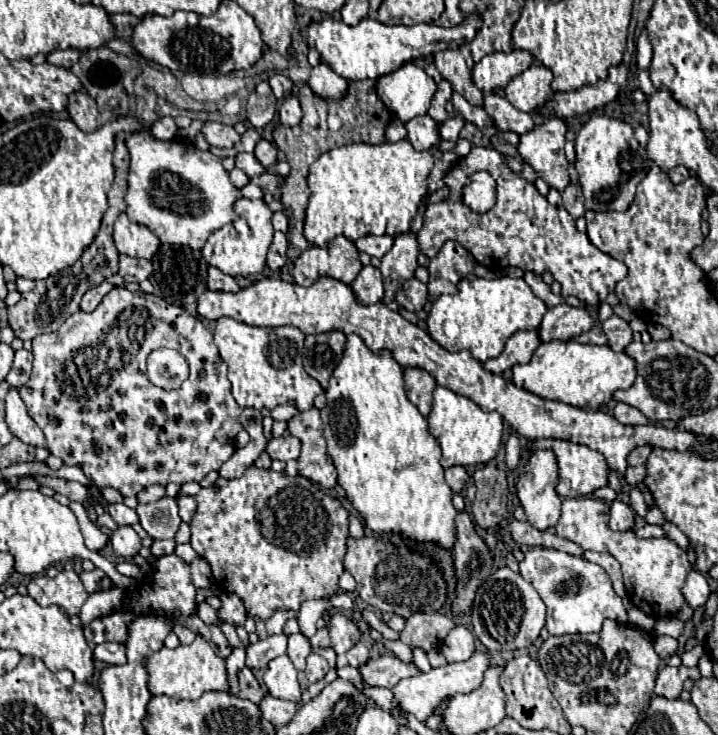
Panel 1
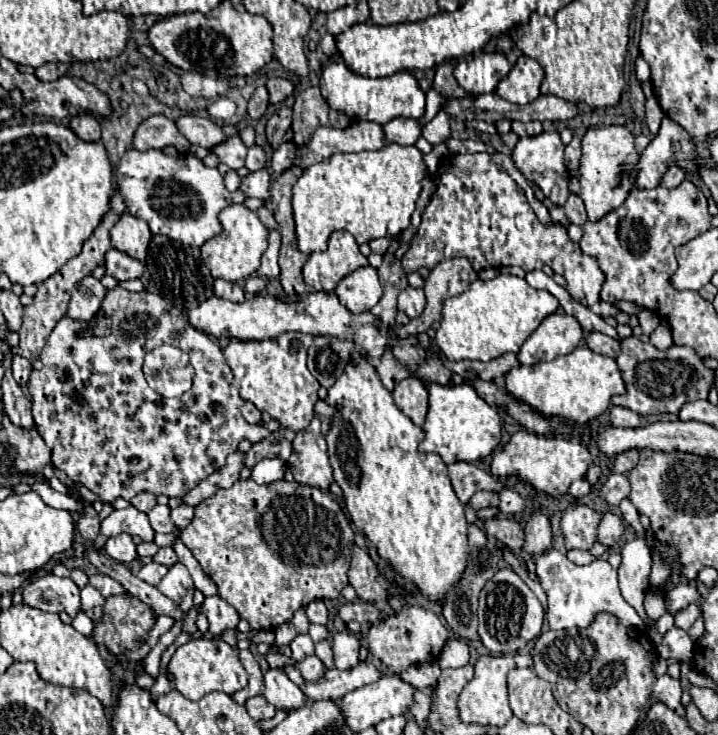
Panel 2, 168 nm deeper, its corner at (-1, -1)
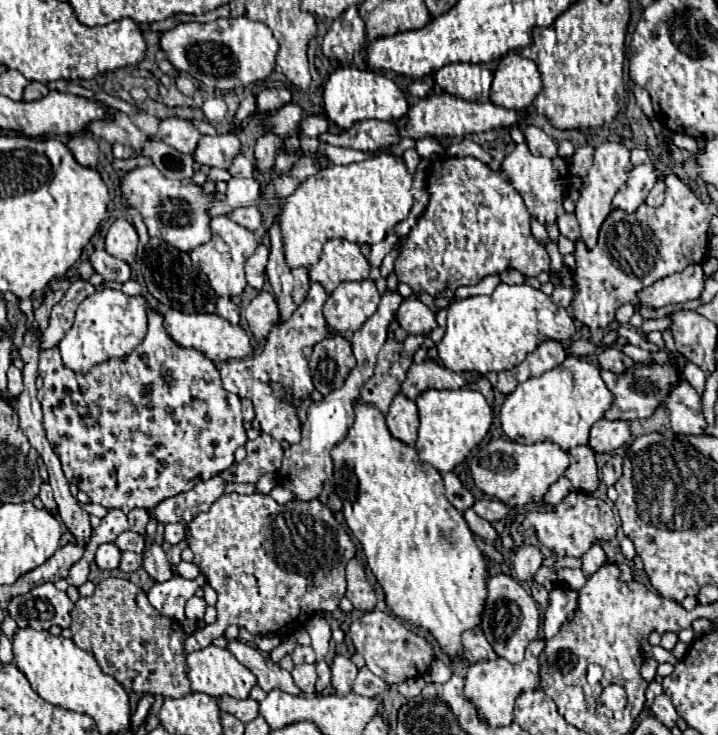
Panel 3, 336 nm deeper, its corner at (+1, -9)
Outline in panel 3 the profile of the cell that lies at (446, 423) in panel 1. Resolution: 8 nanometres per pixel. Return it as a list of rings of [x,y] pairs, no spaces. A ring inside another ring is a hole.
[[[457,389],[457,391],[425,391],[417,399],[419,409],[419,439],[415,443],[415,449],[419,453],[419,459],[425,463],[431,463],[441,473],[455,469],[461,465],[467,455],[487,437],[491,429],[493,411],[487,405],[485,397],[475,389]]]

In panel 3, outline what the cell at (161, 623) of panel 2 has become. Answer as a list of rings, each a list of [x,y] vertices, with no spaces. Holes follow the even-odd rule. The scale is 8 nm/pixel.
[[[199,575],[197,579],[183,579],[183,577],[173,577],[165,583],[155,583],[151,591],[147,593],[149,603],[165,617],[169,617],[175,623],[185,621],[185,603],[195,595],[197,589],[205,585],[205,577]]]

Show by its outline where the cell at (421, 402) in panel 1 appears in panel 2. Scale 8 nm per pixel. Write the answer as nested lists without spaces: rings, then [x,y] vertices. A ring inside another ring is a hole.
[[[407,377],[403,379],[395,389],[393,389],[393,399],[395,405],[417,425],[421,427],[427,415],[429,407],[429,395],[427,387],[419,377]]]

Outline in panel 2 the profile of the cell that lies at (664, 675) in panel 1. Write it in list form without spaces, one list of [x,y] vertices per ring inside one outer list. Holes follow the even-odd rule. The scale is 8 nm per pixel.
[[[669,675],[657,677],[653,683],[653,699],[665,703],[669,709],[677,709],[681,701],[681,685],[679,679],[671,679]]]

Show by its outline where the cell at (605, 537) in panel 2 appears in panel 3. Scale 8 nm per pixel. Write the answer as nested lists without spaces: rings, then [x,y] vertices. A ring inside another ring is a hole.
[[[593,543],[591,549],[583,555],[583,571],[585,571],[585,575],[595,573],[605,563],[607,563],[607,555],[605,555],[605,551],[603,551],[603,547],[599,543]]]

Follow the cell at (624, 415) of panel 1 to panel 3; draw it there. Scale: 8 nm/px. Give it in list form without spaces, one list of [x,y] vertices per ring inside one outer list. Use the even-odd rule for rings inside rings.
[[[601,419],[591,427],[589,445],[593,447],[593,451],[605,453],[605,451],[613,451],[613,449],[621,447],[629,437],[631,437],[631,431],[629,431],[627,421]]]

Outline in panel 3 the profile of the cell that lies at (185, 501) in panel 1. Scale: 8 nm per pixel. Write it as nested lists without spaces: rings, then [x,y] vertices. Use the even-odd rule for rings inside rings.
[[[169,523],[165,525],[165,541],[169,541],[171,545],[177,545],[181,539],[183,539],[183,533],[185,533],[185,525],[183,523]]]

